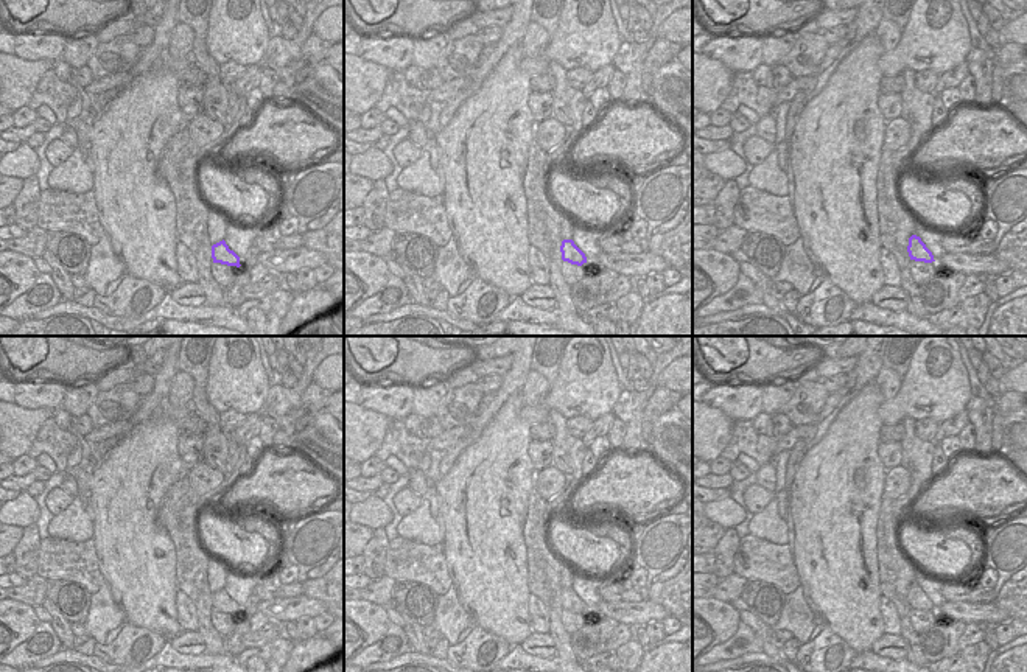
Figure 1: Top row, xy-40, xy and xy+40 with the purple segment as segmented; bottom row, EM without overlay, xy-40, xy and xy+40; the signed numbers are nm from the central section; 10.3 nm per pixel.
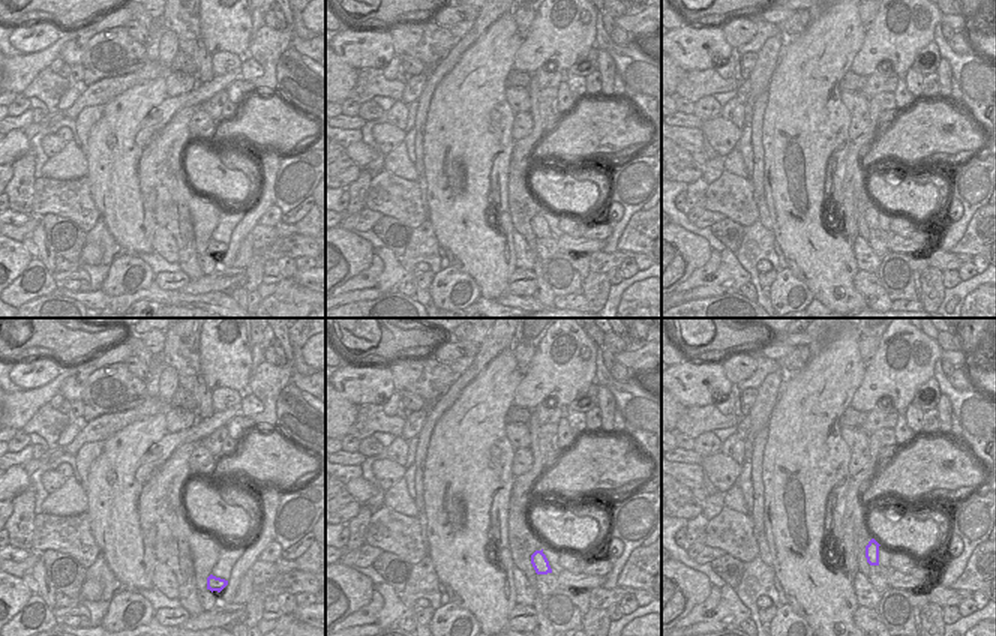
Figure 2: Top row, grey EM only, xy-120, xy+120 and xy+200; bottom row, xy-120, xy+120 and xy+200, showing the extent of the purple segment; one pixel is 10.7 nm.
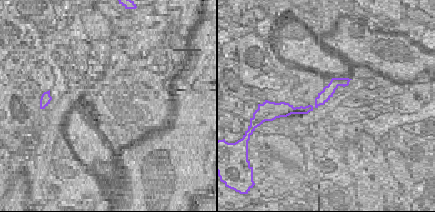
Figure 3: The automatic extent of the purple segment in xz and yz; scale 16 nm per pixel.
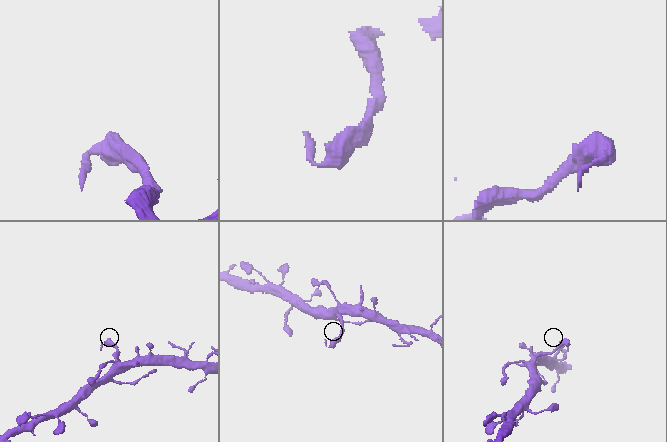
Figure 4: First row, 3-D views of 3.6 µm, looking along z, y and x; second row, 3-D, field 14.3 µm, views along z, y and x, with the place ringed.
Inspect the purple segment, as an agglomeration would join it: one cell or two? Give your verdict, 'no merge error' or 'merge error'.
merge error

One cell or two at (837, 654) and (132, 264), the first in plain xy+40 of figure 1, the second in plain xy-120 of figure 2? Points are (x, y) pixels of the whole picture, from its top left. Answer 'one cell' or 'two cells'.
one cell

